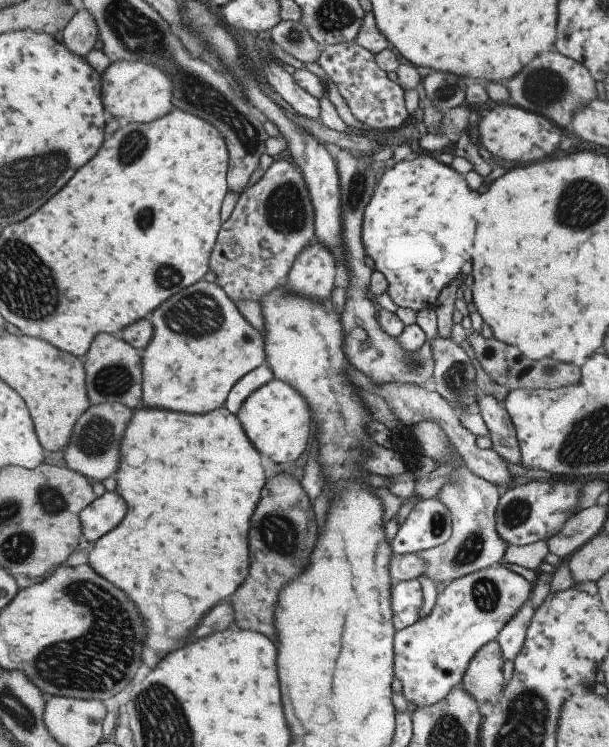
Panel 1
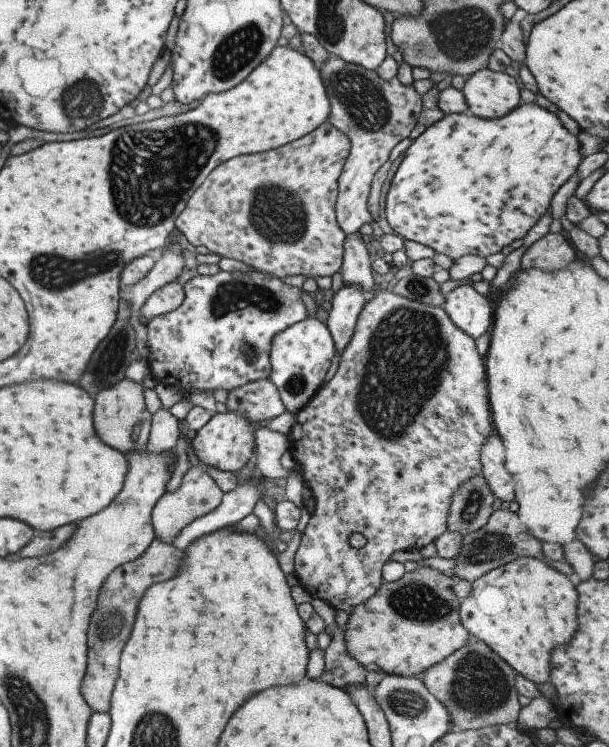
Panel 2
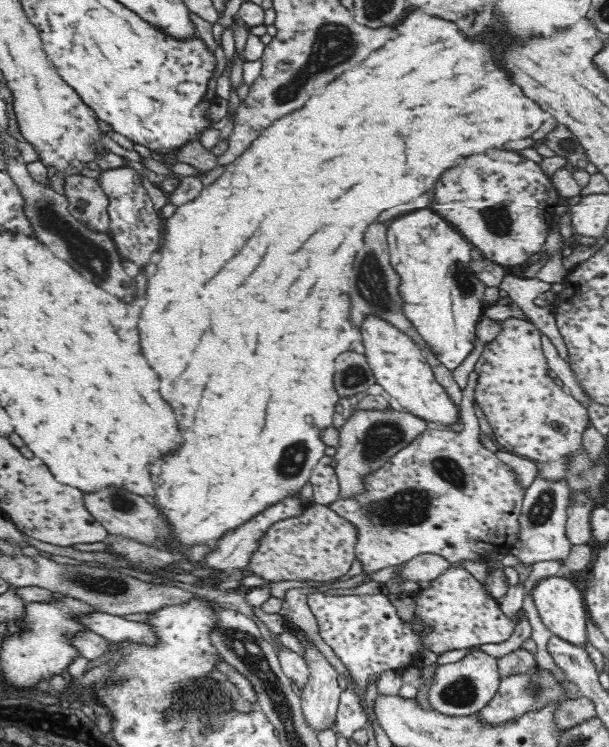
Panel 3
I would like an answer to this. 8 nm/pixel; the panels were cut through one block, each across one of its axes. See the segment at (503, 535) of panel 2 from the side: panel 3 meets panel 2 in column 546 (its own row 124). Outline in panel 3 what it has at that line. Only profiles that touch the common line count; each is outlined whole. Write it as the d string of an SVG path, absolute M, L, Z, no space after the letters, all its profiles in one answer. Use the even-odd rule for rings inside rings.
M560 123L546 137L544 142L554 151L556 156L566 158L567 164L564 166L566 170L572 172L574 169L586 168L587 154L583 146L579 144L578 138L566 126Z

